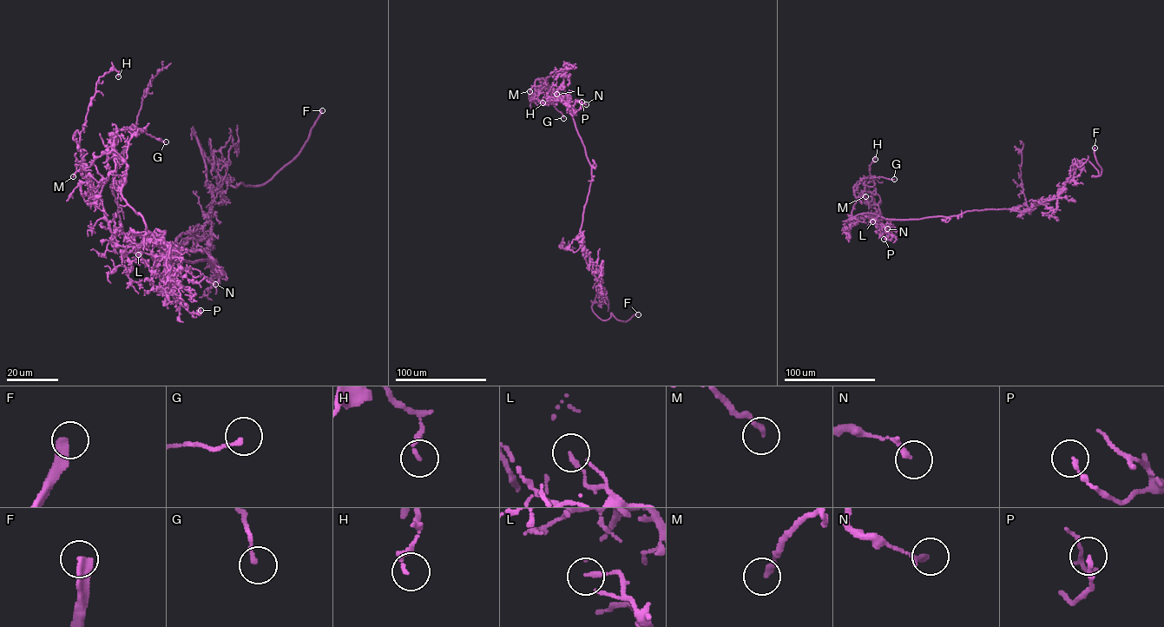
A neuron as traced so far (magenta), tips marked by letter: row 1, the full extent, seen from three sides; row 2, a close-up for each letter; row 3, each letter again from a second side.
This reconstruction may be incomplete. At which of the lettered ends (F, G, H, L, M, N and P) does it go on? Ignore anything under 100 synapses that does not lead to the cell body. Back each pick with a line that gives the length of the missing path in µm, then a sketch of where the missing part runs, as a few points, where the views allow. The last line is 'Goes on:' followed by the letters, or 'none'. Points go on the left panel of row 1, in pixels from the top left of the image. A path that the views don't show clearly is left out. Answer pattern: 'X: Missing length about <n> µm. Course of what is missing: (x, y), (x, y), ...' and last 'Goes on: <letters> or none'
F: Missing length about 40 µm
Goes on: F

